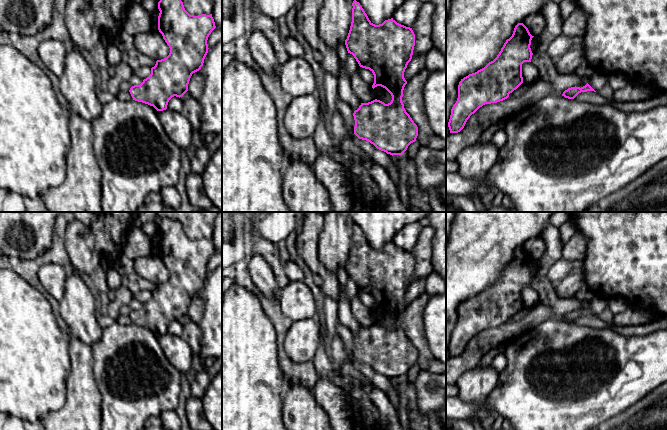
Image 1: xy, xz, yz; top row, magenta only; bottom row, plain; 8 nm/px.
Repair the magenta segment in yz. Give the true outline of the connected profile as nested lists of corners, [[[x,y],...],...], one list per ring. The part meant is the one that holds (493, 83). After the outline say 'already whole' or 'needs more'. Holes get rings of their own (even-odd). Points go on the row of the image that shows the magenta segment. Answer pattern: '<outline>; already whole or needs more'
[[[518,23],[512,36],[506,40],[497,57],[484,68],[461,79],[458,85],[458,98],[451,109],[448,122],[450,133],[460,132],[467,120],[480,107],[485,104],[497,103],[509,97],[522,83],[522,64],[531,62],[532,51],[530,48],[532,36],[523,23]]]; already whole

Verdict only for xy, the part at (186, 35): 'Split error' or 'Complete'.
Complete

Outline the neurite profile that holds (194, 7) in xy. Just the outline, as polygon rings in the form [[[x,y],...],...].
[[[181,0],[185,10],[194,16],[201,14],[210,15],[214,6],[214,0]]]

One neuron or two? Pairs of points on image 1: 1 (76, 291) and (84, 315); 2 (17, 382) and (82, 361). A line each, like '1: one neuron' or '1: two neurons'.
1: one neuron
2: two neurons

